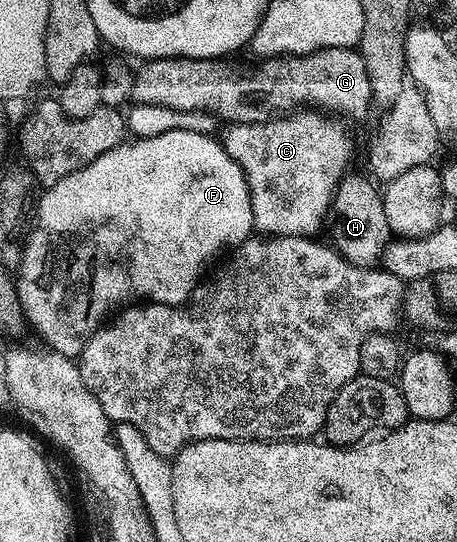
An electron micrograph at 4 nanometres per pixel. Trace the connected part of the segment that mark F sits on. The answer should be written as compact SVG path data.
M173 129L164 135L134 139L129 143L117 145L112 151L104 151L104 155L88 163L88 167L80 171L72 171L72 175L64 175L64 179L60 179L43 192L46 193L43 197L41 194L37 198L36 224L26 238L26 250L22 256L22 263L16 270L16 284L18 301L22 304L25 320L34 324L35 331L43 337L39 338L49 348L71 359L81 358L82 349L88 343L90 336L107 320L106 312L109 309L121 310L127 303L146 302L175 307L185 305L190 294L194 292L194 288L203 280L202 268L205 267L206 261L213 259L214 252L221 245L230 244L230 247L237 247L255 232L250 189L246 185L246 176L242 174L241 167L228 155L225 144L219 140L213 141L214 139L213 136L187 129Z

